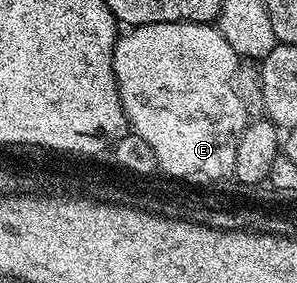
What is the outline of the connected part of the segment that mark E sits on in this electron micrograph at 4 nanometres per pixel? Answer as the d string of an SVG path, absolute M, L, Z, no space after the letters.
M154 23L153 25L132 27L126 33L128 35L120 34L116 38L113 49L113 71L130 130L139 135L141 141L147 142L149 149L153 149L156 168L160 172L164 171L171 179L184 179L187 183L215 183L218 179L227 178L230 180L235 173L237 145L241 141L241 133L245 133L249 122L245 113L245 105L241 105L241 97L237 97L235 88L235 73L241 66L241 59L236 55L233 45L229 45L229 41L225 41L218 26L209 23Z

